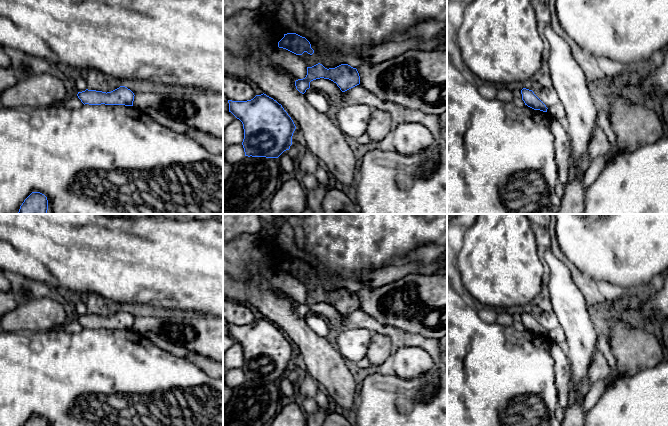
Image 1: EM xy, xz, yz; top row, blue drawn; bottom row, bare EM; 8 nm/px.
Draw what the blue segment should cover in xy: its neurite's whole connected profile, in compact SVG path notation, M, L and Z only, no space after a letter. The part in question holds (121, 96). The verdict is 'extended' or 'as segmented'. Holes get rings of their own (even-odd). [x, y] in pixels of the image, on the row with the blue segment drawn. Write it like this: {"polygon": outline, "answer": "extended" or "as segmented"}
{"polygon": "M120 86L119 88L111 92L102 92L96 90L88 90L78 92L78 98L81 102L89 105L125 105L133 106L134 93L125 86Z", "answer": "as segmented"}

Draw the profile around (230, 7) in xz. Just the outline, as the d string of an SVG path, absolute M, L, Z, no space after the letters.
M223 0L223 20L243 10L262 11L263 0Z

